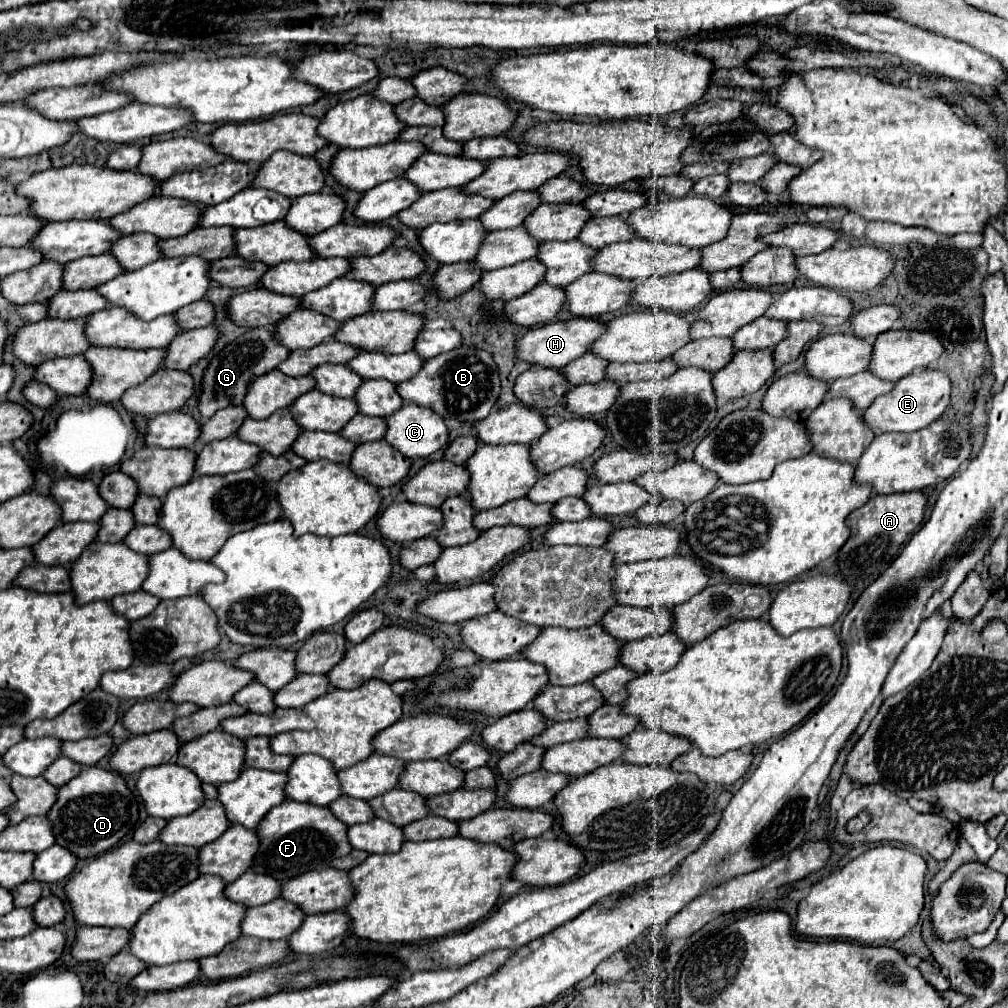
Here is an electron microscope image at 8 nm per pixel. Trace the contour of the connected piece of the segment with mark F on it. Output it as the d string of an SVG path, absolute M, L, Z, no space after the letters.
M284 800L274 806L258 824L256 834L260 838L260 848L252 860L250 872L256 874L272 874L274 880L282 882L294 878L296 874L322 870L330 864L330 860L346 856L352 848L348 848L348 840L344 840L344 822L336 820L328 808L312 806L304 802Z

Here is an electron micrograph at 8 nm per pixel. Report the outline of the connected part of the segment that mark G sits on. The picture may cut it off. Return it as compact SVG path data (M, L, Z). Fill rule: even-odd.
M256 328L246 330L240 338L226 344L224 350L220 350L210 364L204 370L202 376L202 392L198 396L198 412L202 418L210 418L216 410L222 410L226 406L238 406L242 404L242 398L246 394L246 388L256 380L258 376L264 376L266 372L274 370L280 362L288 358L290 350L280 346L268 328Z

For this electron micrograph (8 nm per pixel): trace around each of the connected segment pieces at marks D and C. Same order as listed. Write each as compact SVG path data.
M90 766L58 788L58 800L46 816L52 824L56 844L70 850L78 860L88 860L114 848L128 836L138 822L138 810L140 800L126 788L120 774Z
M404 404L400 410L386 416L386 424L388 424L388 430L384 440L406 458L426 458L436 450L444 448L448 440L448 428L444 426L444 418L432 414L432 410L428 408L420 408L414 404Z

